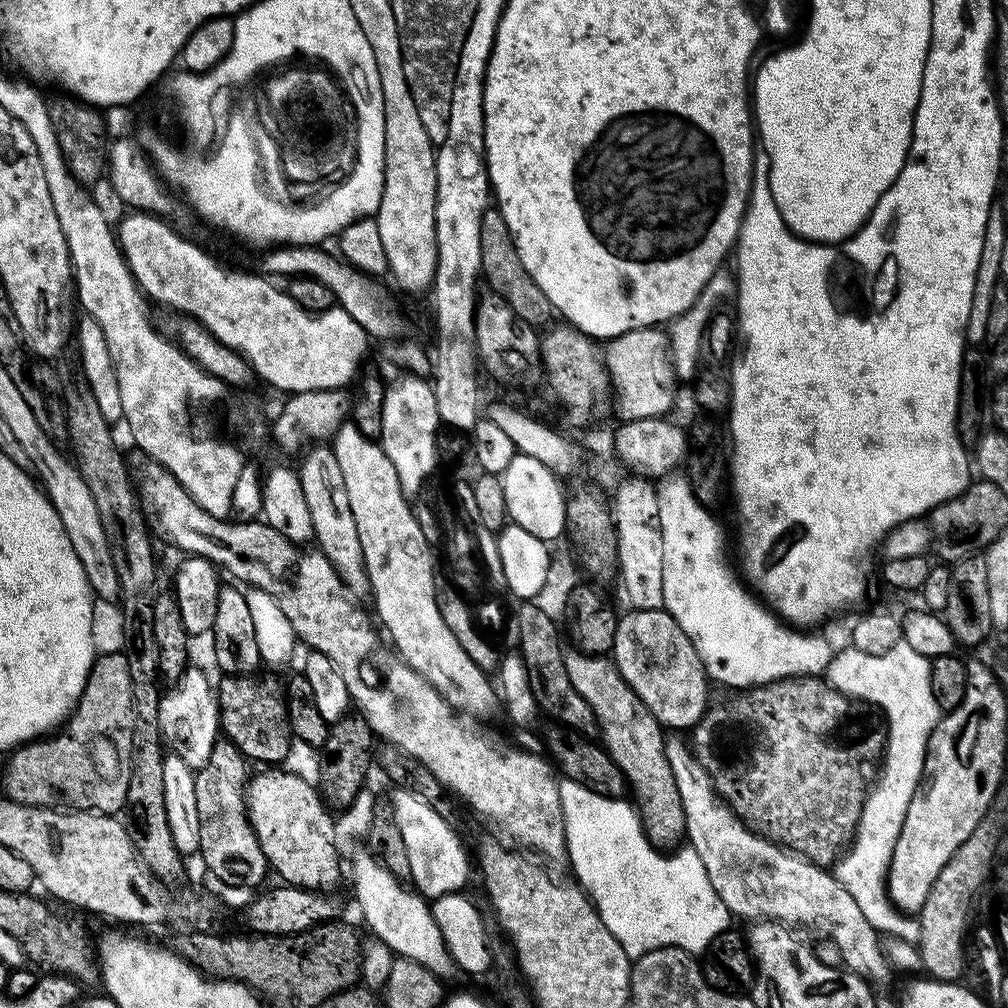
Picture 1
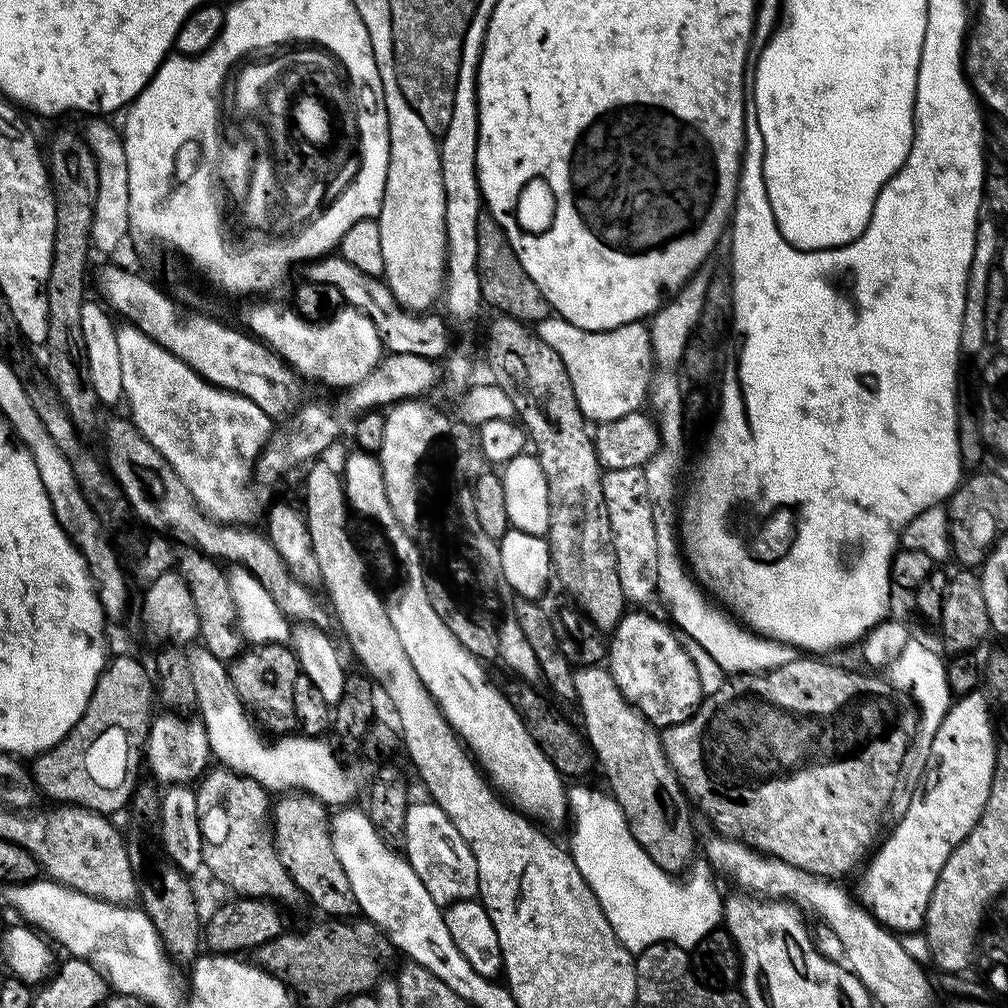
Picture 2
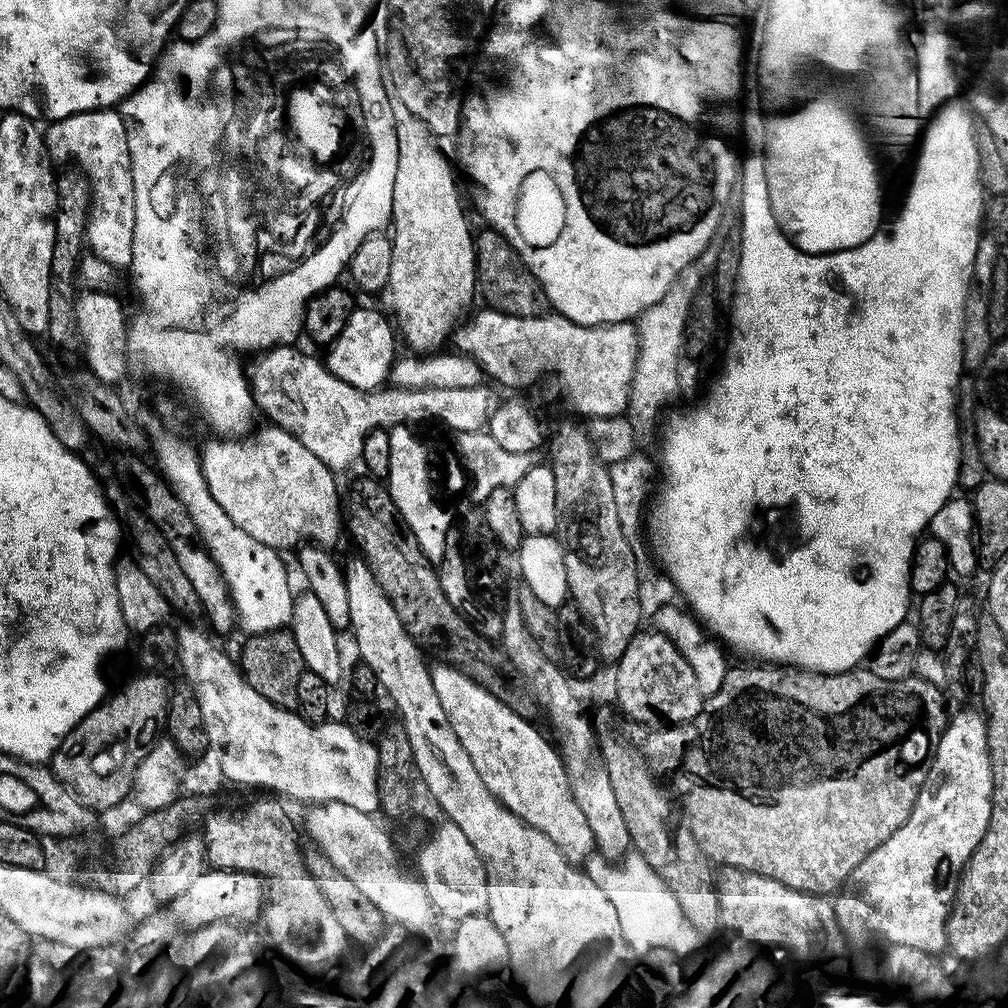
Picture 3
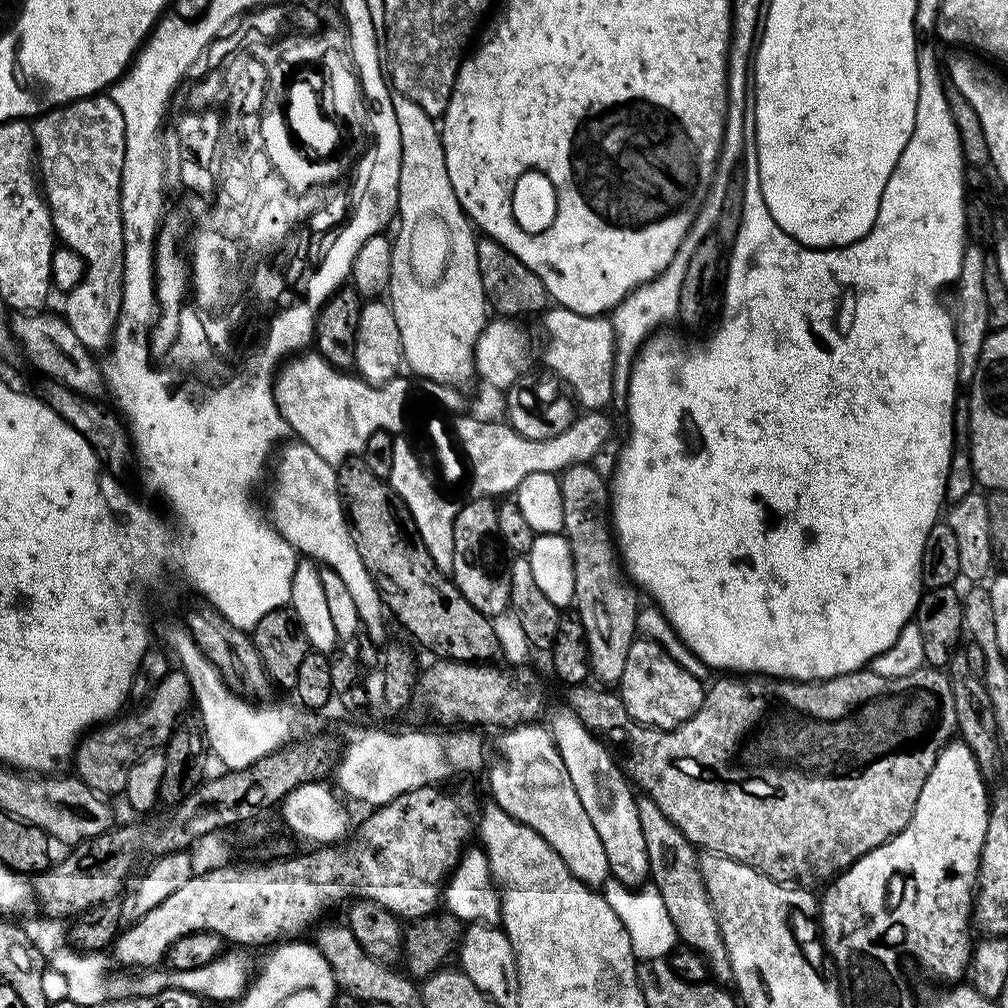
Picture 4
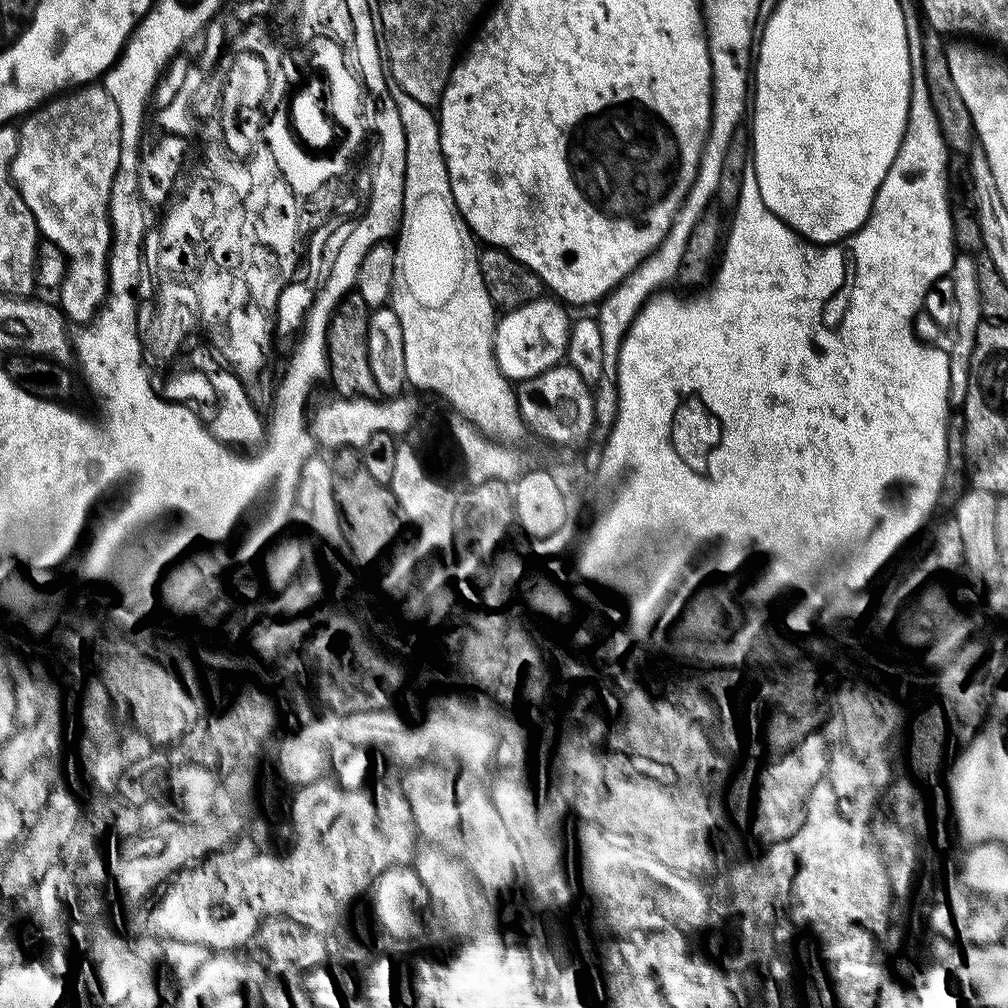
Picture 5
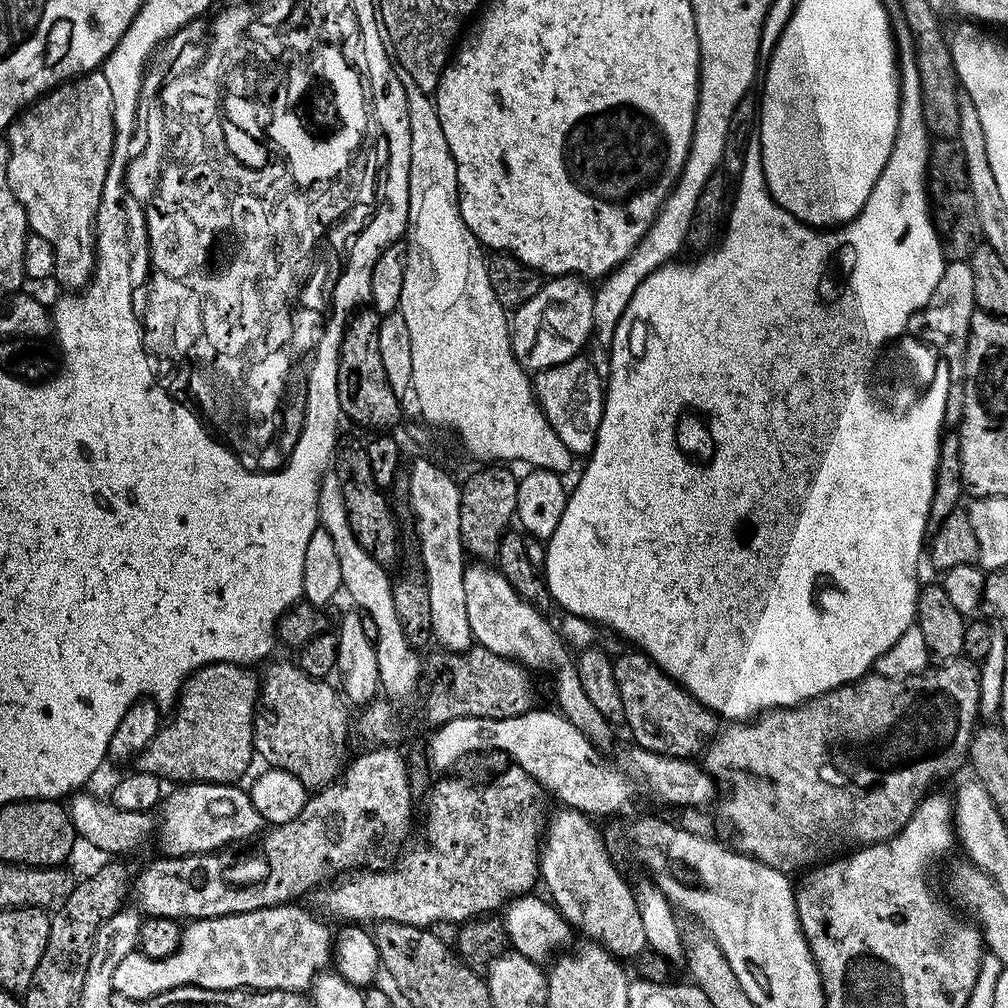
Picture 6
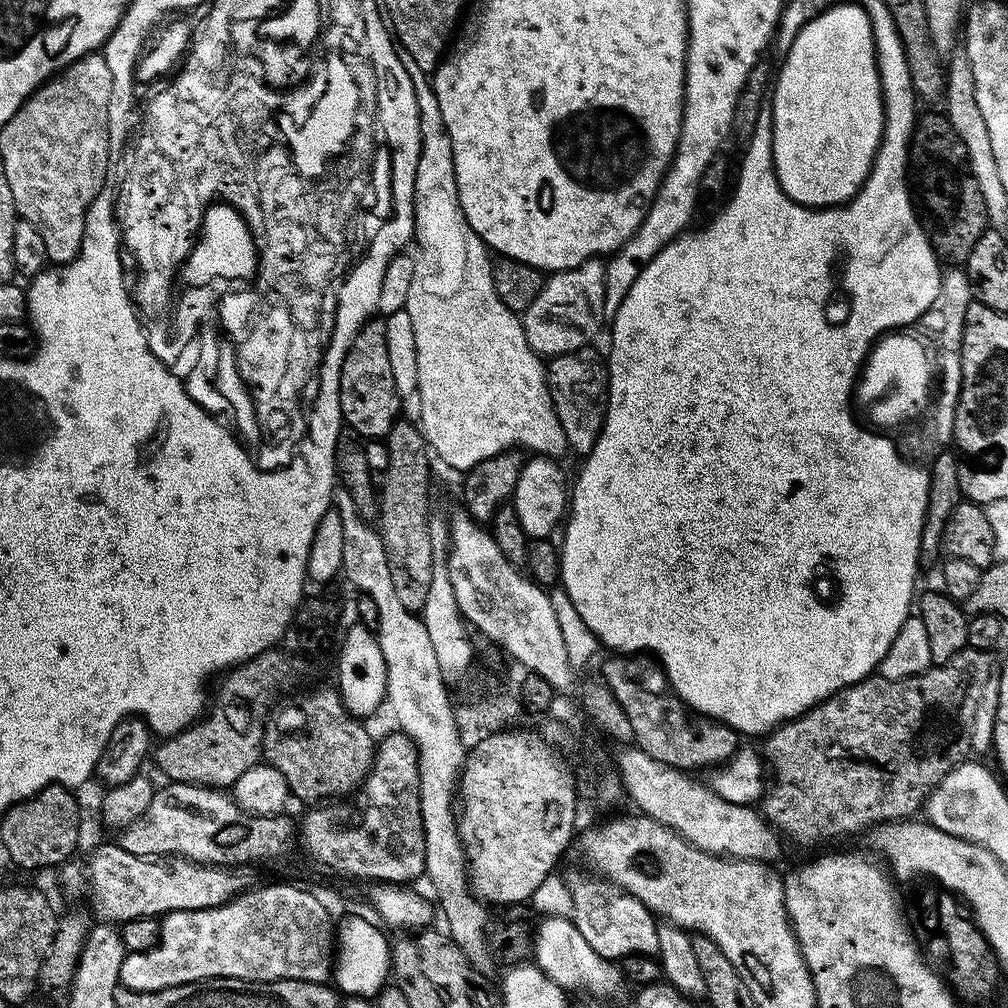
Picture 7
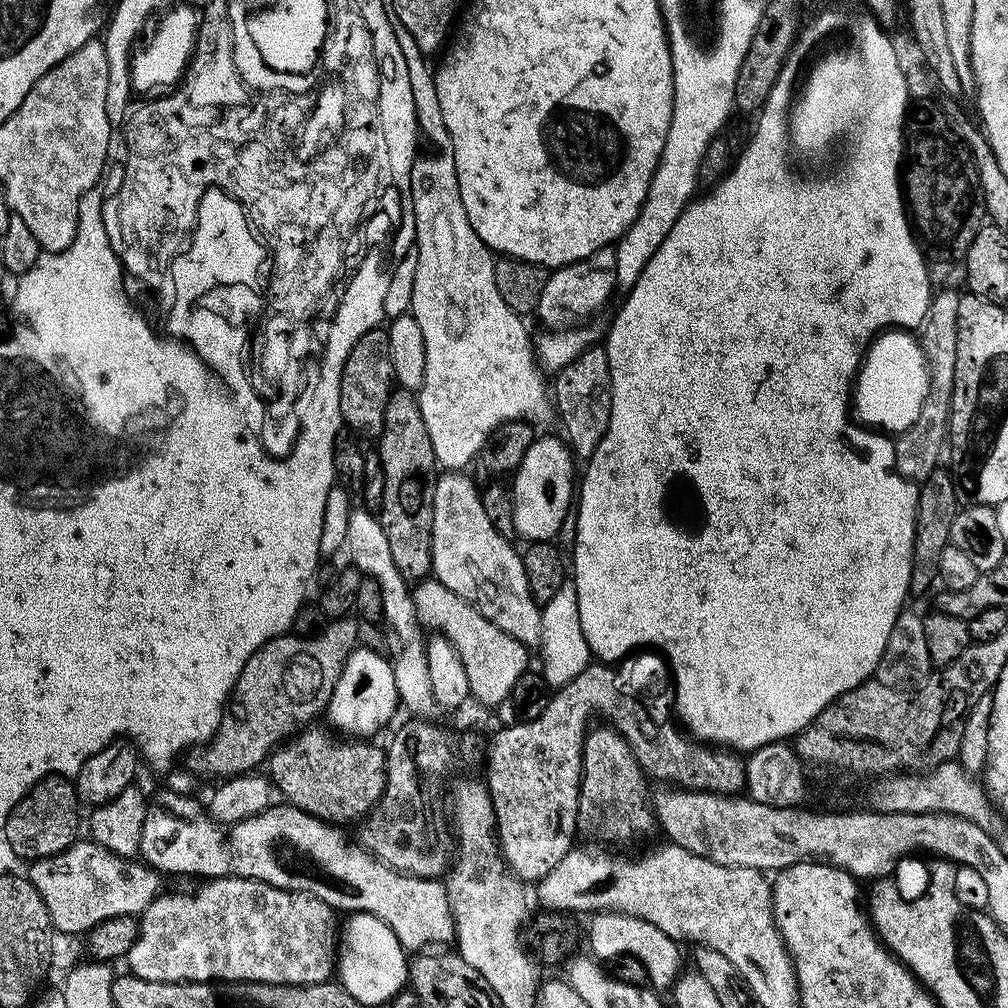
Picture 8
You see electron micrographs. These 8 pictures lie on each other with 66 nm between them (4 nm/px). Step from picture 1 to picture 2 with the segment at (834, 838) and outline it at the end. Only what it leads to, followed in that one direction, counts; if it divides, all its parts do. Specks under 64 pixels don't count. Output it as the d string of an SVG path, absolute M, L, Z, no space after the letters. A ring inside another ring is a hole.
M794 658L790 662L786 662L786 666L778 666L774 670L768 672L768 678L756 678L756 680L750 679L750 684L742 686L740 690L736 688L736 684L732 681L731 678L724 680L724 685L721 686L717 692L709 691L705 695L704 699L700 702L700 707L697 708L696 713L689 718L686 722L681 724L670 724L663 729L662 732L662 745L664 747L664 754L668 759L668 764L672 768L672 771L676 774L676 779L680 782L680 787L682 789L683 795L688 796L690 799L696 803L696 808L717 828L715 830L721 837L727 837L730 840L740 841L743 844L746 844L751 849L755 849L757 852L763 853L765 856L772 856L774 859L780 859L783 863L789 863L792 867L797 867L798 870L806 871L810 875L819 876L823 878L838 878L836 876L844 876L856 863L860 860L860 855L864 851L867 853L869 851L868 846L872 842L872 838L876 834L876 823L880 820L880 815L884 812L884 807L892 800L892 791L896 788L896 775L899 774L900 770L902 771L902 765L905 763L905 756L908 753L910 747L910 741L913 739L914 733L918 728L918 716L914 711L913 705L907 704L904 700L896 700L897 693L894 691L892 685L887 679L881 678L879 680L879 675L868 674L872 676L863 676L860 672L847 672L844 668L835 668L832 664L827 664L827 659L824 658ZM804 659L804 660L800 660ZM682 754L682 756L680 756ZM686 756L692 756L692 764L686 764ZM682 758L682 760L680 760ZM868 848L868 849L867 849Z

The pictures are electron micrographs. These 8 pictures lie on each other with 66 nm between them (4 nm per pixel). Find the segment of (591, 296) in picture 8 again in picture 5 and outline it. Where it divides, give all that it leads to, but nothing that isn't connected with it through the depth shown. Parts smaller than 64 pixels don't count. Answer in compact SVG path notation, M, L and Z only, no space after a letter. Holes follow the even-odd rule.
M541 296L525 306L509 309L499 317L495 330L495 358L508 380L527 382L559 365L567 357L572 318L569 318L566 311L567 307L561 301L550 296Z

